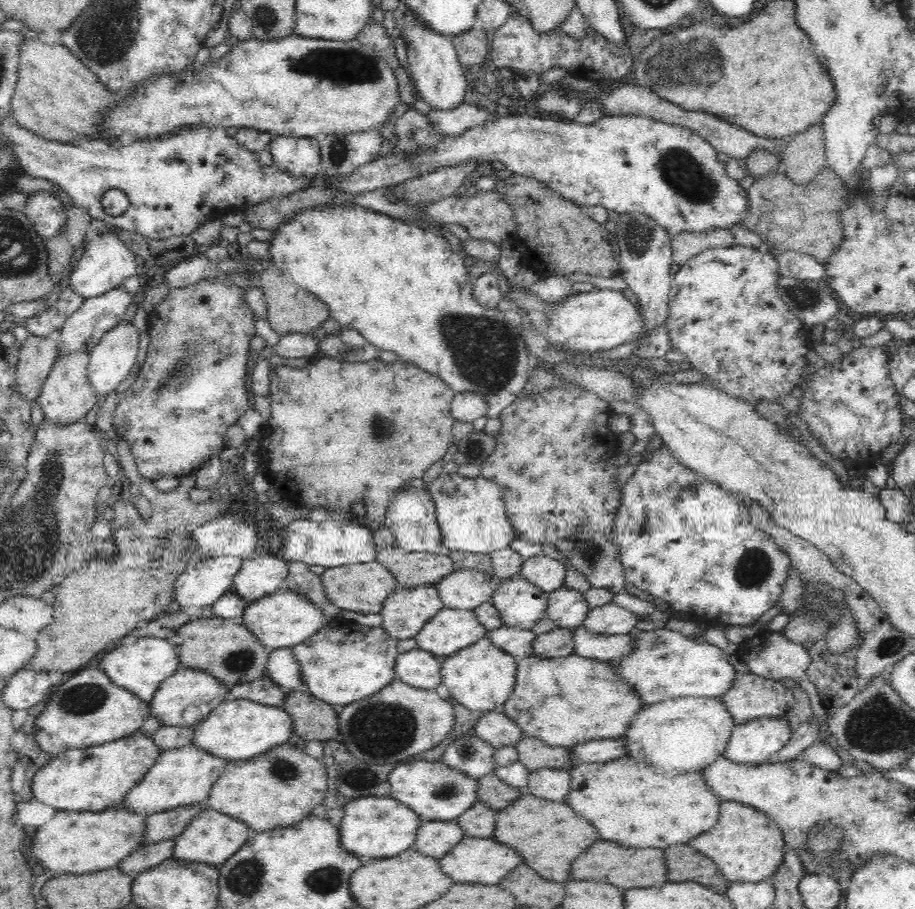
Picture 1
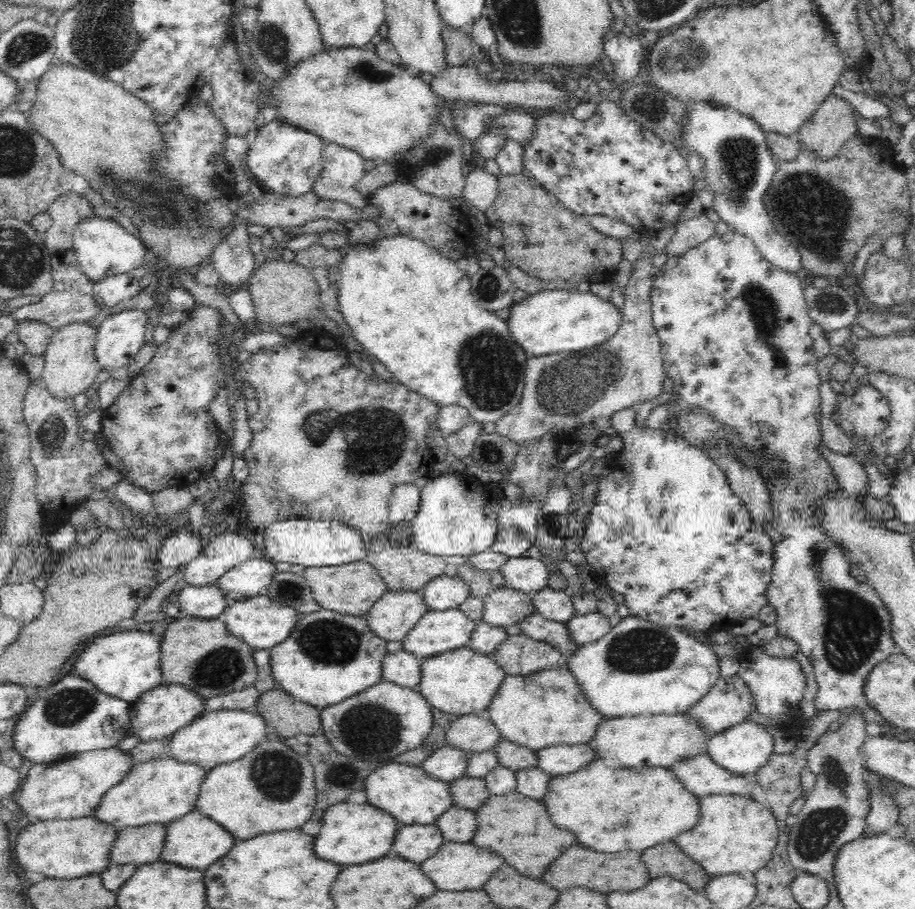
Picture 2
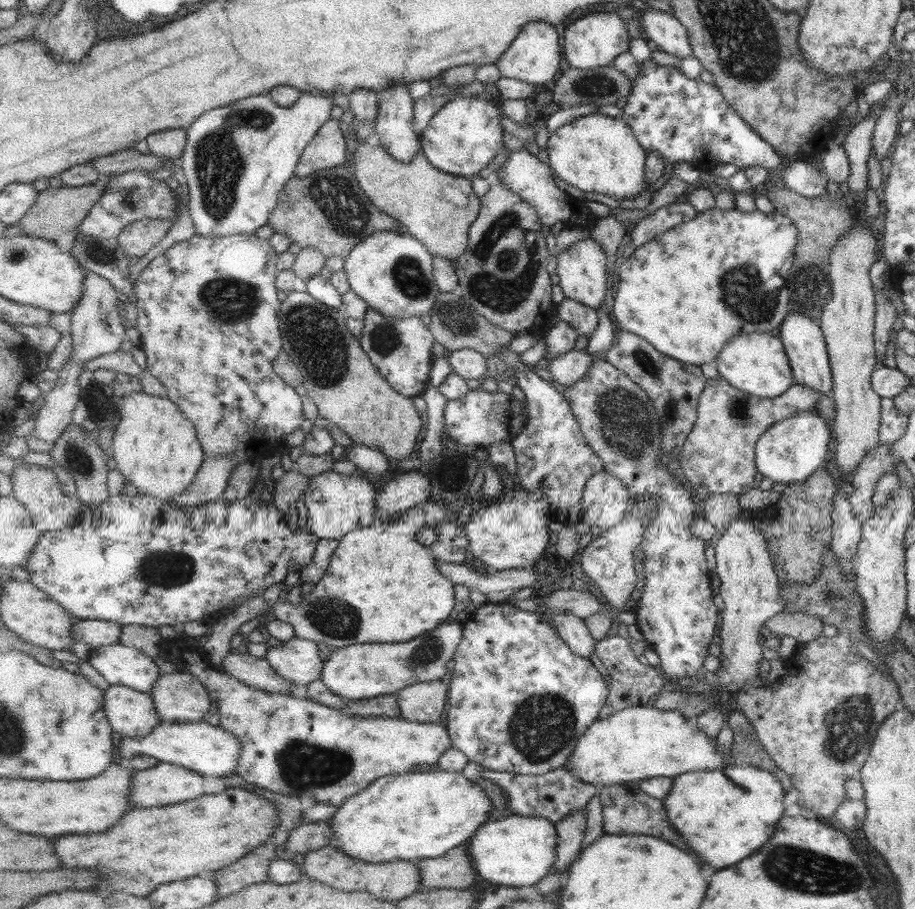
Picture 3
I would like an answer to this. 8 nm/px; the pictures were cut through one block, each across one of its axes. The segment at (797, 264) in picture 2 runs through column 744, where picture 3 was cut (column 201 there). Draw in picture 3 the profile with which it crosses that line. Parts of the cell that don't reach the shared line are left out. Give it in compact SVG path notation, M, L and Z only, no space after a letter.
M303 93L294 107L285 108L270 94L263 94L202 115L188 128L189 143L179 160L179 168L189 186L189 206L198 234L208 238L255 234L269 224L280 203L279 197L290 180L297 175L302 155L326 122L334 119L334 108L334 99L327 96Z

